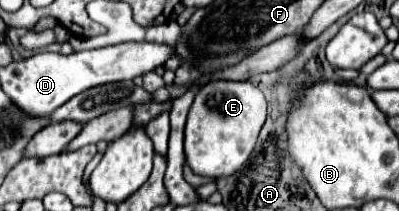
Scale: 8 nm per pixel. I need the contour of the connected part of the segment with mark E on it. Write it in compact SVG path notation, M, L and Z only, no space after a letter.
M250 81L208 83L196 91L184 131L186 163L196 175L220 179L234 175L250 157L266 121L266 99Z

